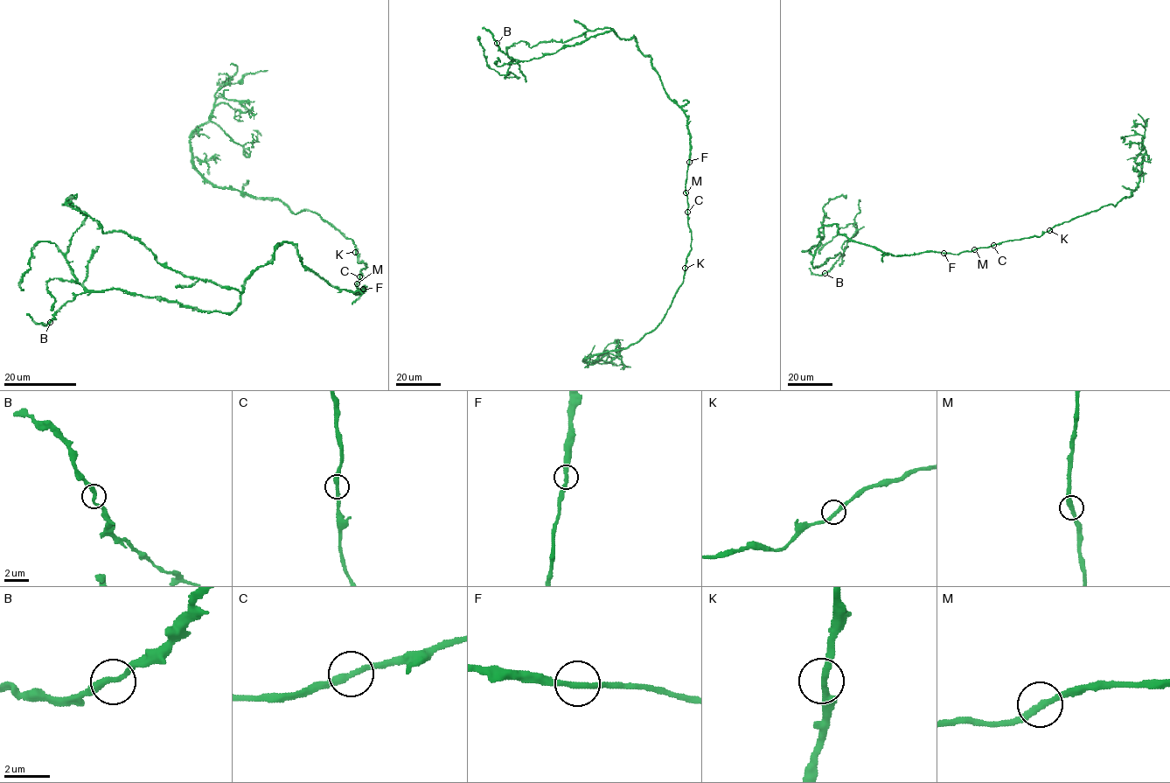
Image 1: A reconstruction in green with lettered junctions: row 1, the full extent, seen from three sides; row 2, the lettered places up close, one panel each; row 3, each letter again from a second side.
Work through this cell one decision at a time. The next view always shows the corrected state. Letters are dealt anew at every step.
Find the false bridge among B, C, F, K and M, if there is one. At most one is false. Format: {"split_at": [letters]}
{"split_at": []}

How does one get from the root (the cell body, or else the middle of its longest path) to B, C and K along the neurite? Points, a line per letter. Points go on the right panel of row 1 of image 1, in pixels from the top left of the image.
B: (922, 252), (893, 256), (852, 241), (832, 224), (818, 229), (821, 241), (812, 266), (843, 255), (825, 273)
C: (922, 252), (958, 255), (993, 245)
K: (922, 252), (958, 255), (1006, 241), (1040, 236), (1049, 230)

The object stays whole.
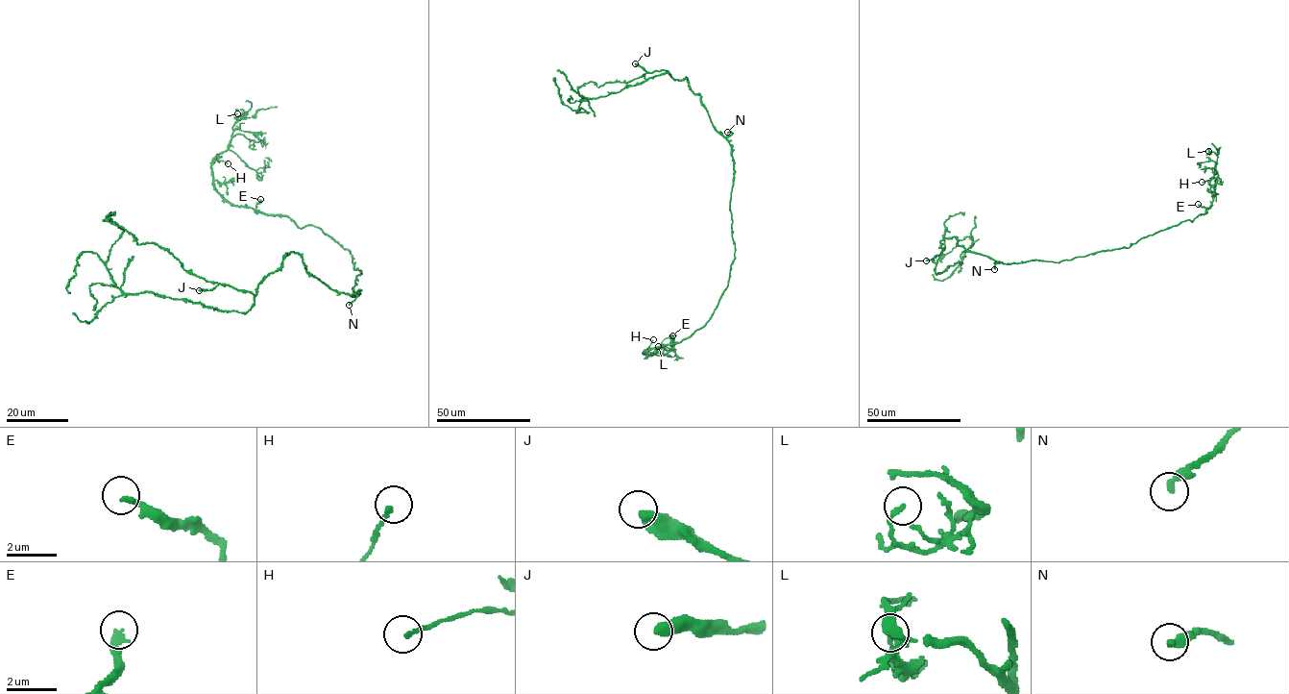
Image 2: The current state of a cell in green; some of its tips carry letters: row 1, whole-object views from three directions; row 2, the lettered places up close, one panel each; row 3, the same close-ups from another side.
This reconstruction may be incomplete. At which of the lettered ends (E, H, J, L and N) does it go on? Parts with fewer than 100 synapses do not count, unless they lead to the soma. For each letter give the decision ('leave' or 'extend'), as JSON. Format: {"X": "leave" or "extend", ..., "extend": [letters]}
{"E": "leave", "H": "leave", "J": "leave", "L": "leave", "N": "leave", "extend": []}

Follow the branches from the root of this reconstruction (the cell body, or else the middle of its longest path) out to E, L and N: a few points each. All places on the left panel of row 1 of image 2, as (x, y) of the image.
E: (359, 291), (353, 288), (361, 273), (348, 250), (318, 227), (263, 214), (256, 209), (260, 199)
L: (359, 291), (350, 252), (319, 228), (233, 206), (217, 190), (211, 161), (246, 114), (237, 113)
N: (359, 291), (353, 296), (347, 294), (354, 293), (357, 296), (349, 305)

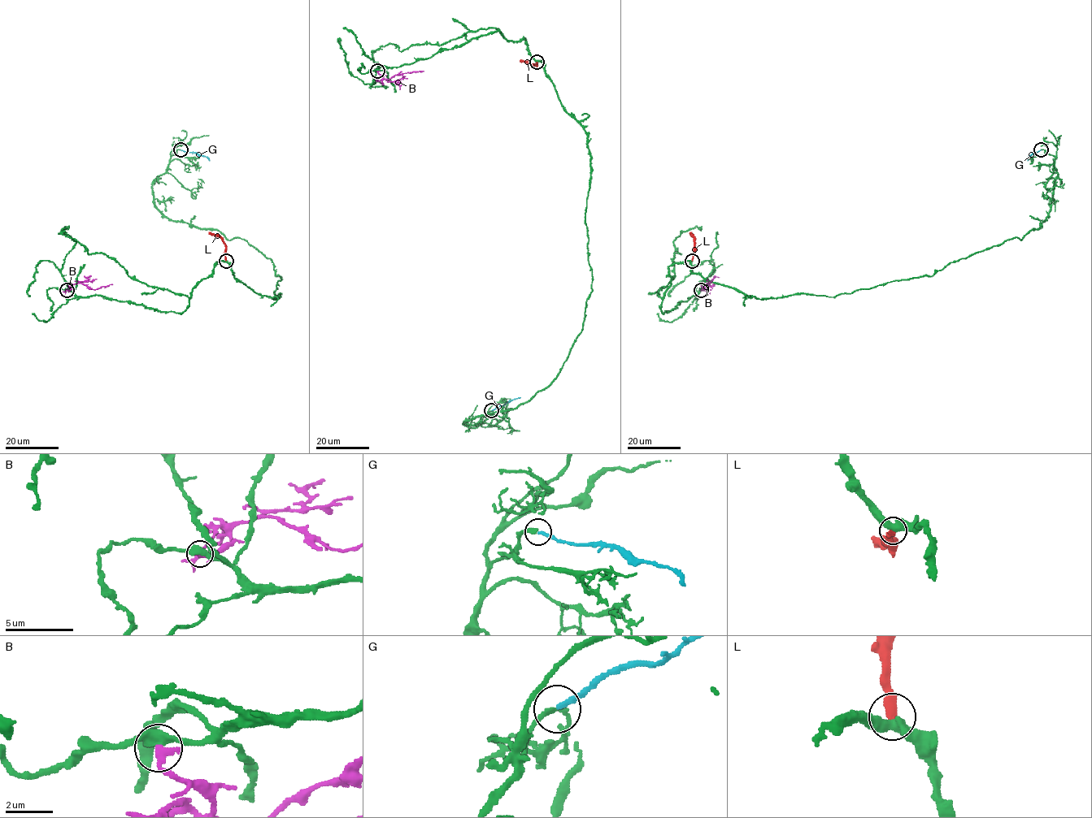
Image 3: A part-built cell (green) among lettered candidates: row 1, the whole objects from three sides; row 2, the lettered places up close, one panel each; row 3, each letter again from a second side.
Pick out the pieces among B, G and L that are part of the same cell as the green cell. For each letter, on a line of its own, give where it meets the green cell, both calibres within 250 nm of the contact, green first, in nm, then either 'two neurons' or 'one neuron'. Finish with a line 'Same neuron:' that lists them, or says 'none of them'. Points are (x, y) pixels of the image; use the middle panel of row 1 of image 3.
B: meets green at (377, 71); 420 nm thick on the green side, 300 nm on the other; two neurons
G: meets green at (491, 410); 170 nm thick on the green side, 200 nm on the other; one neuron
L: meets green at (537, 62); 480 nm thick on the green side, 360 nm on the other; two neurons
Same neuron: G

